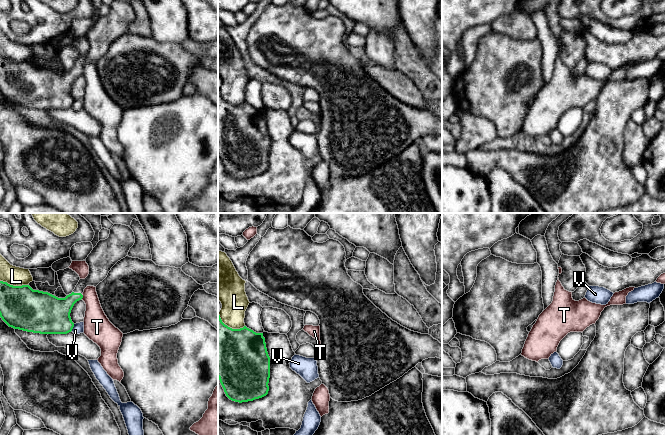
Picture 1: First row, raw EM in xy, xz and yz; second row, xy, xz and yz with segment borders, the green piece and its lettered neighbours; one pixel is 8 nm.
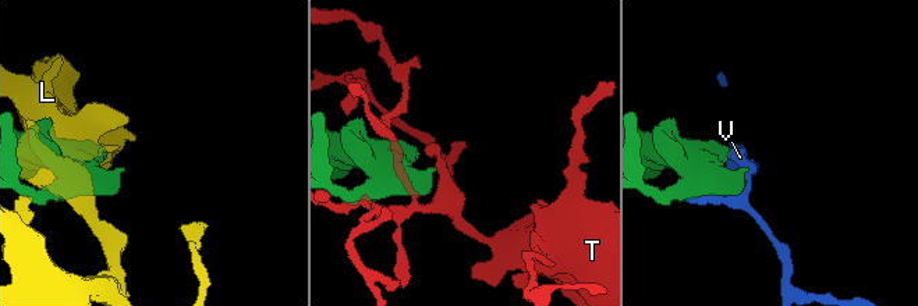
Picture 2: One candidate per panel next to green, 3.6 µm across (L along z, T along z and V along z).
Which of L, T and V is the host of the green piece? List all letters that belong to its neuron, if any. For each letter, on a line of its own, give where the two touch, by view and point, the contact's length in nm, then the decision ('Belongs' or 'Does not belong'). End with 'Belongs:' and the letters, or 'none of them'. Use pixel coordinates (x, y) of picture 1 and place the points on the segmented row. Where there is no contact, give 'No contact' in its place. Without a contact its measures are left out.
L: Touches green at xy (14, 286). Shared border 220 nm. Does not belong
T: Touches green at xy (82, 296). Shared border 40 nm. Does not belong
V: Touches green at xy (73, 326). Shared border 60 nm. Does not belong
Belongs: none of them

